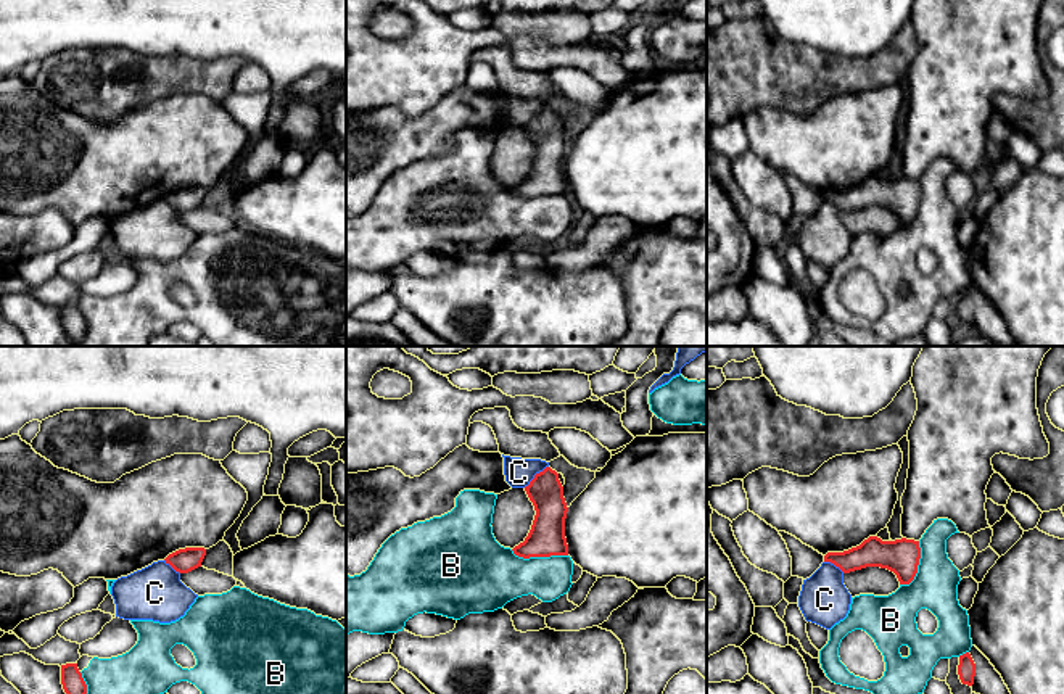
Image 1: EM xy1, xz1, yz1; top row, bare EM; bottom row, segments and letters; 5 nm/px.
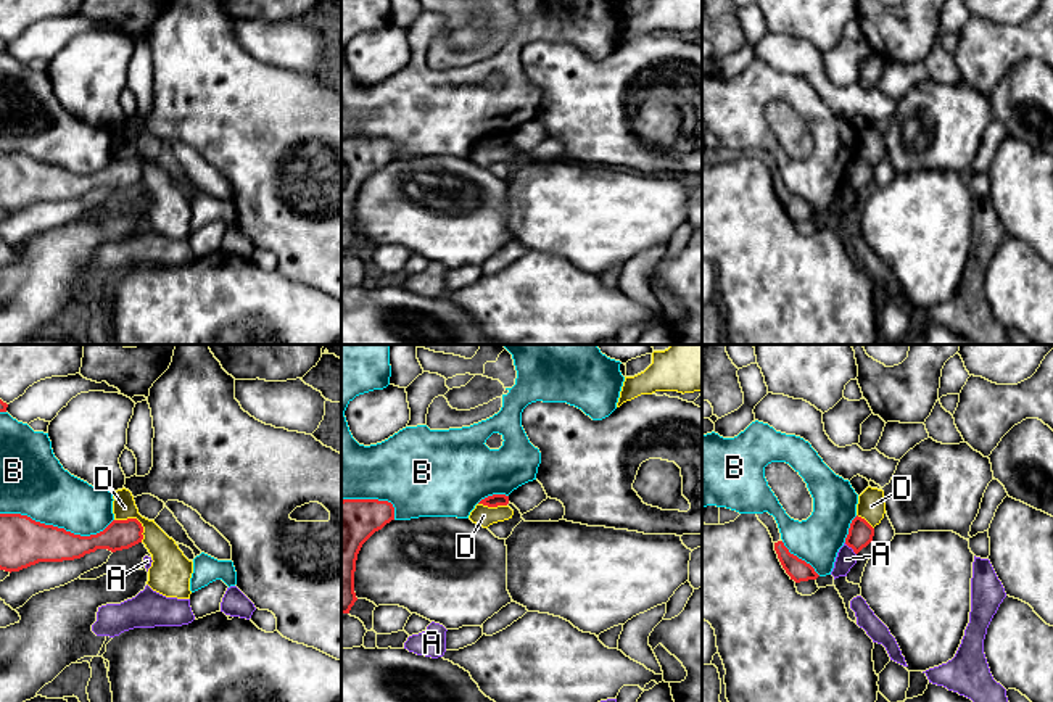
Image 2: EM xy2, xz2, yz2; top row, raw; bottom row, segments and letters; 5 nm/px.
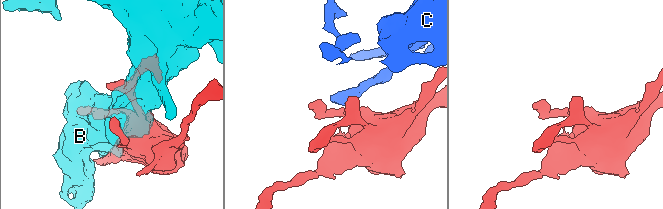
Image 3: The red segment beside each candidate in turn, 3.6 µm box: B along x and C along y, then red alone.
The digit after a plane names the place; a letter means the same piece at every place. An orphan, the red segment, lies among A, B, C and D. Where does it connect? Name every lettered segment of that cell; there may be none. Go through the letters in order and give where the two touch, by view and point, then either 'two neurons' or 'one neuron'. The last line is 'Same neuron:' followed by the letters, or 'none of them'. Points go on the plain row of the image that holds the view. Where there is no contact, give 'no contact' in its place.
A: yz2 (850, 185) | two neurons
B: xy2 (57, 166) | two neurons
C: xz1 (535, 115) | two neurons
D: xy2 (137, 160) | two neurons
Same neuron: none of them

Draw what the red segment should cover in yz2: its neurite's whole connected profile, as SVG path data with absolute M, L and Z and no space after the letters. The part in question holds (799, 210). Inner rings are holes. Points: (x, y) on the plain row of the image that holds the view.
M768 151L757 153L757 156L768 167L774 182L774 190L778 193L778 198L786 213L791 216L791 219L794 219L795 222L816 219L820 214L815 211L815 208L805 200L791 193L789 188L784 185L774 156L770 155Z

